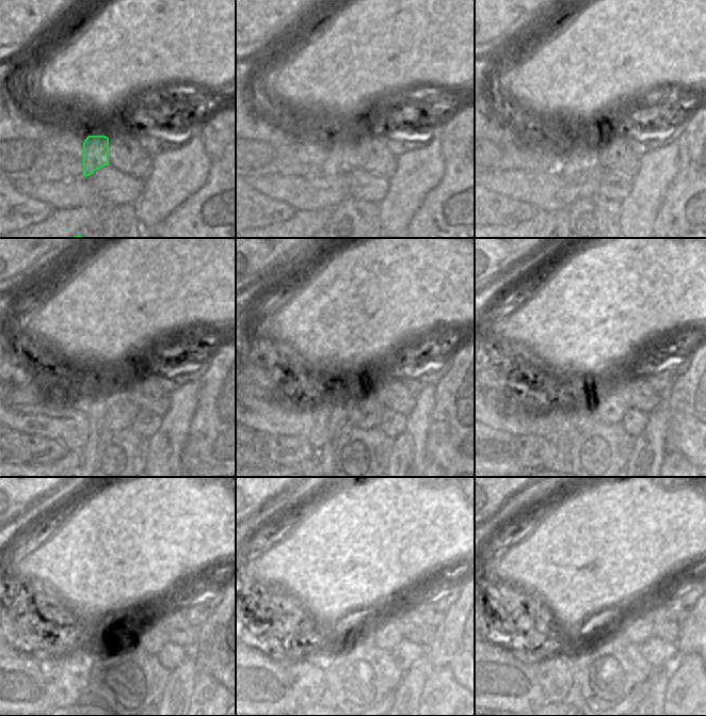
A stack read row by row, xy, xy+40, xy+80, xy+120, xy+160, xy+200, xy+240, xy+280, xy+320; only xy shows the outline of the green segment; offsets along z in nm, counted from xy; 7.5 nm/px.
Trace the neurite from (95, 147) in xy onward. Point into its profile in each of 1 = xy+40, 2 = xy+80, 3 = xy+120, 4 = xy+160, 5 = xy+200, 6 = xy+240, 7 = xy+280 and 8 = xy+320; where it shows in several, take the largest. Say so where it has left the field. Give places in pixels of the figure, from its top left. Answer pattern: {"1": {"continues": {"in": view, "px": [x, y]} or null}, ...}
{"1": {"continues": {"in": "xy+40", "px": [340, 158]}}, "2": {"continues": {"in": "xy+80", "px": [579, 161]}}, "3": {"continues": {"in": "xy+120", "px": [97, 407]}}, "4": {"continues": {"in": "xy+160", "px": [339, 420]}}, "5": {"continues": {"in": "xy+200", "px": [575, 417]}}, "6": {"continues": {"in": "xy+240", "px": [87, 694]}}, "7": {"continues": {"in": "xy+280", "px": [326, 694]}}, "8": {"continues": {"in": "xy+320", "px": [574, 694]}}}

